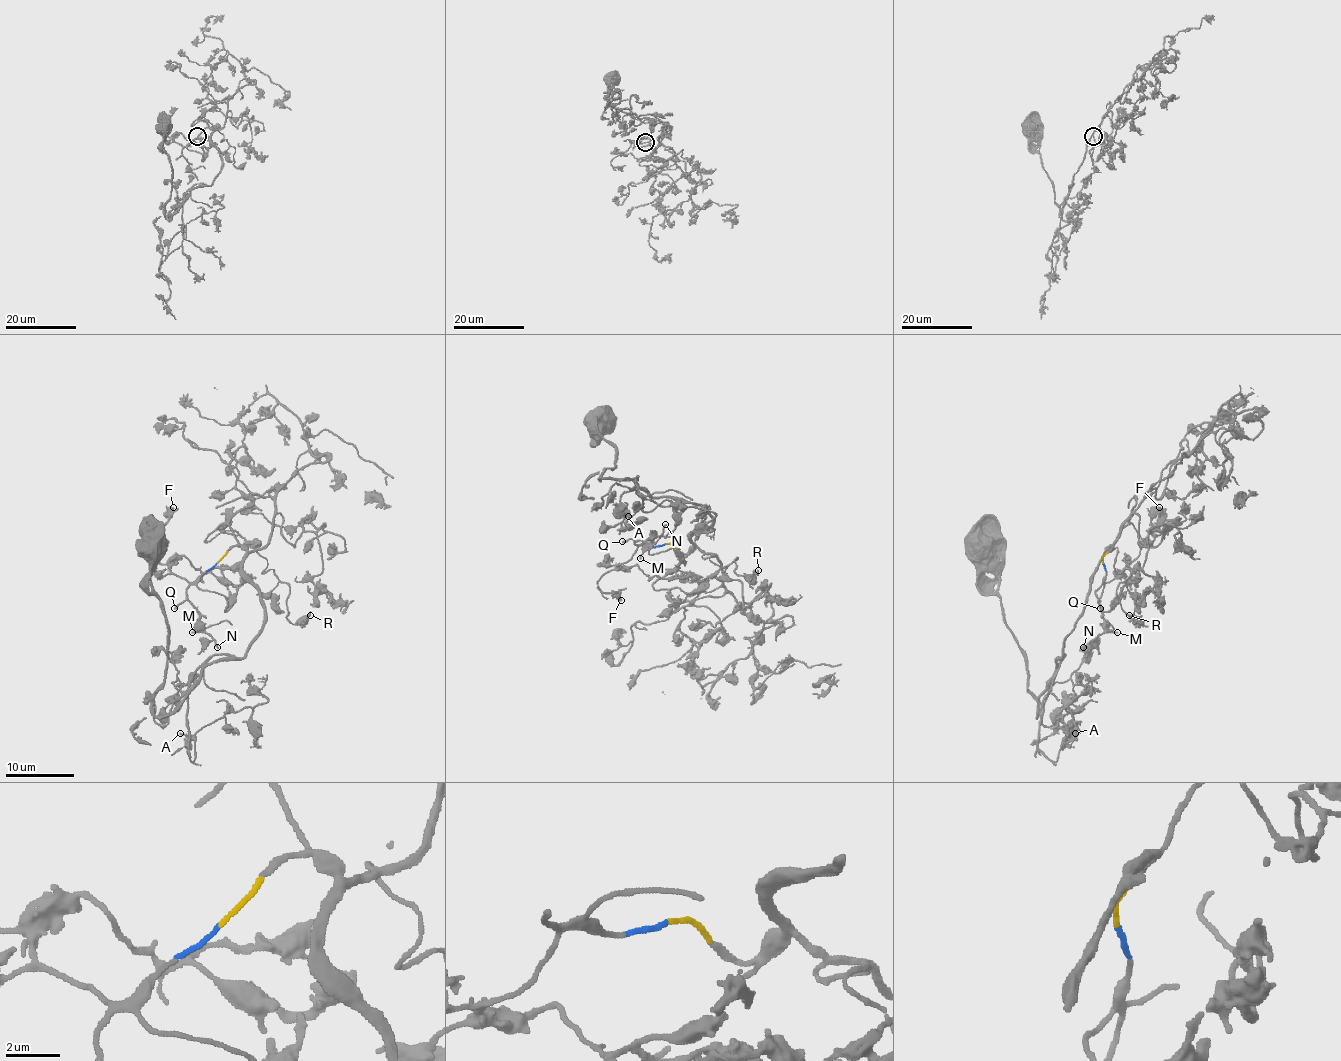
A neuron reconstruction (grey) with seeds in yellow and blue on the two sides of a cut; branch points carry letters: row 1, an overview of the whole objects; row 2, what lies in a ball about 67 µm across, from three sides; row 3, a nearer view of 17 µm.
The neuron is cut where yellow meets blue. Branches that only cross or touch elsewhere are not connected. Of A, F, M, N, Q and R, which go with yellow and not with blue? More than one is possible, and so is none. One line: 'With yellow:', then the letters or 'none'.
With yellow: A, R

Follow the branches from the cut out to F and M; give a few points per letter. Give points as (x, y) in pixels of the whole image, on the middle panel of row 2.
F: (664, 543), (657, 547), (640, 545), (631, 557), (599, 580), (597, 586), (602, 592), (614, 592), (621, 600)
M: (664, 543), (655, 547), (635, 543), (638, 540), (647, 543), (640, 559)

